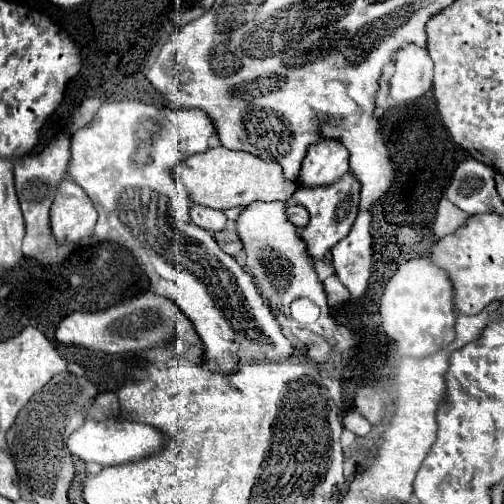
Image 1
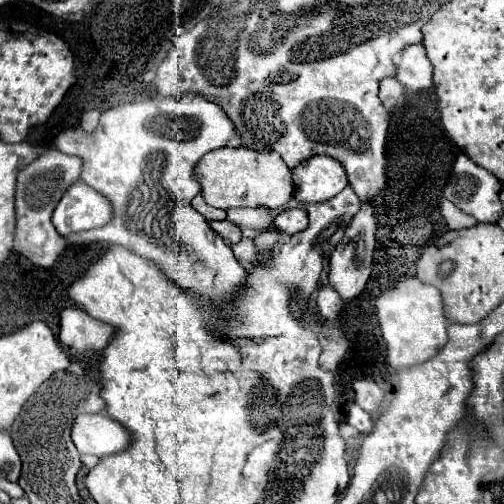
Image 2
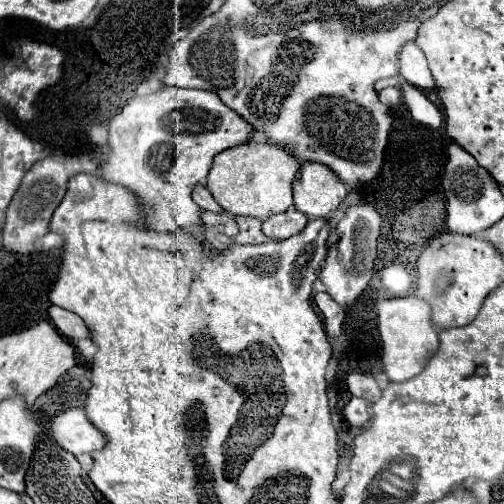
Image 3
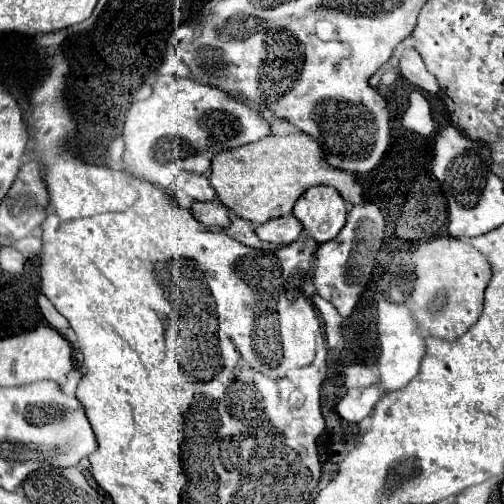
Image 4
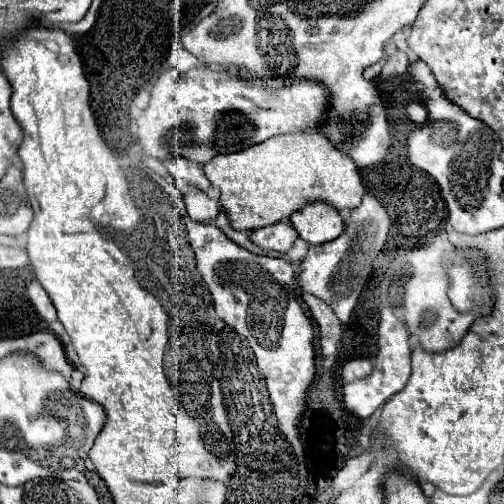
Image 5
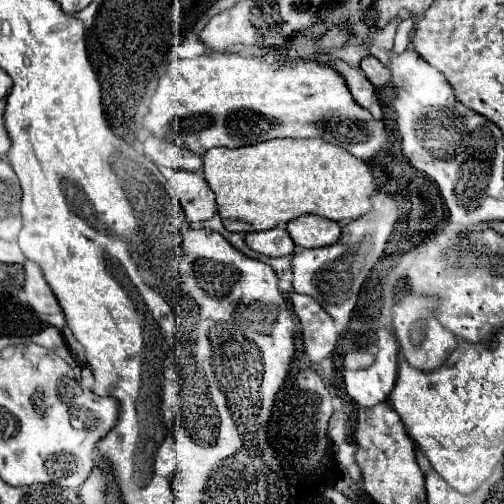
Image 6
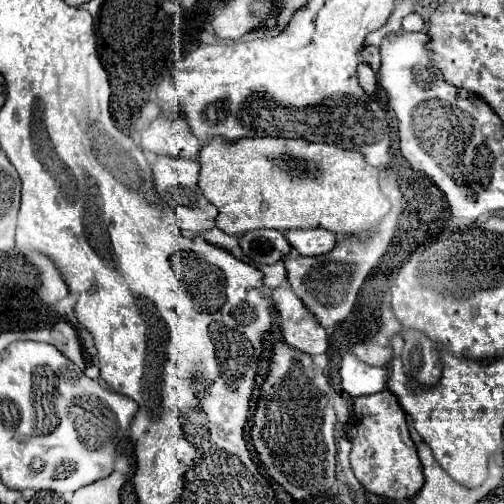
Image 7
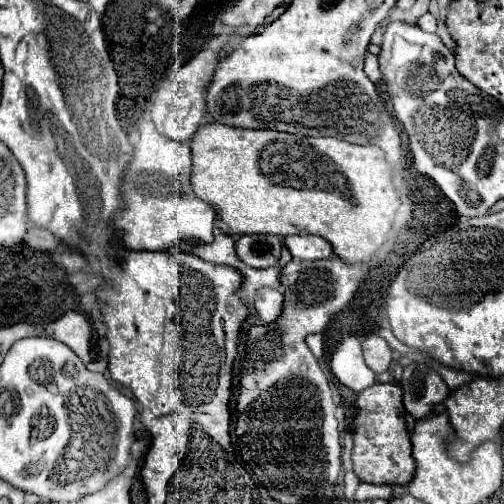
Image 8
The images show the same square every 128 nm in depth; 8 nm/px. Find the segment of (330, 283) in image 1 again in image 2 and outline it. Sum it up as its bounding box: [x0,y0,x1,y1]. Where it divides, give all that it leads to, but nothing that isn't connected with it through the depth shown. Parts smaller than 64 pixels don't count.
[316,284,342,320]

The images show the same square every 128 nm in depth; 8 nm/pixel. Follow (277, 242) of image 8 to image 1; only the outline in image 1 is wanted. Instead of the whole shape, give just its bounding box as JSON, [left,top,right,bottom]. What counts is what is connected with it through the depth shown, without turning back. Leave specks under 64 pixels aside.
[288,206,308,228]

